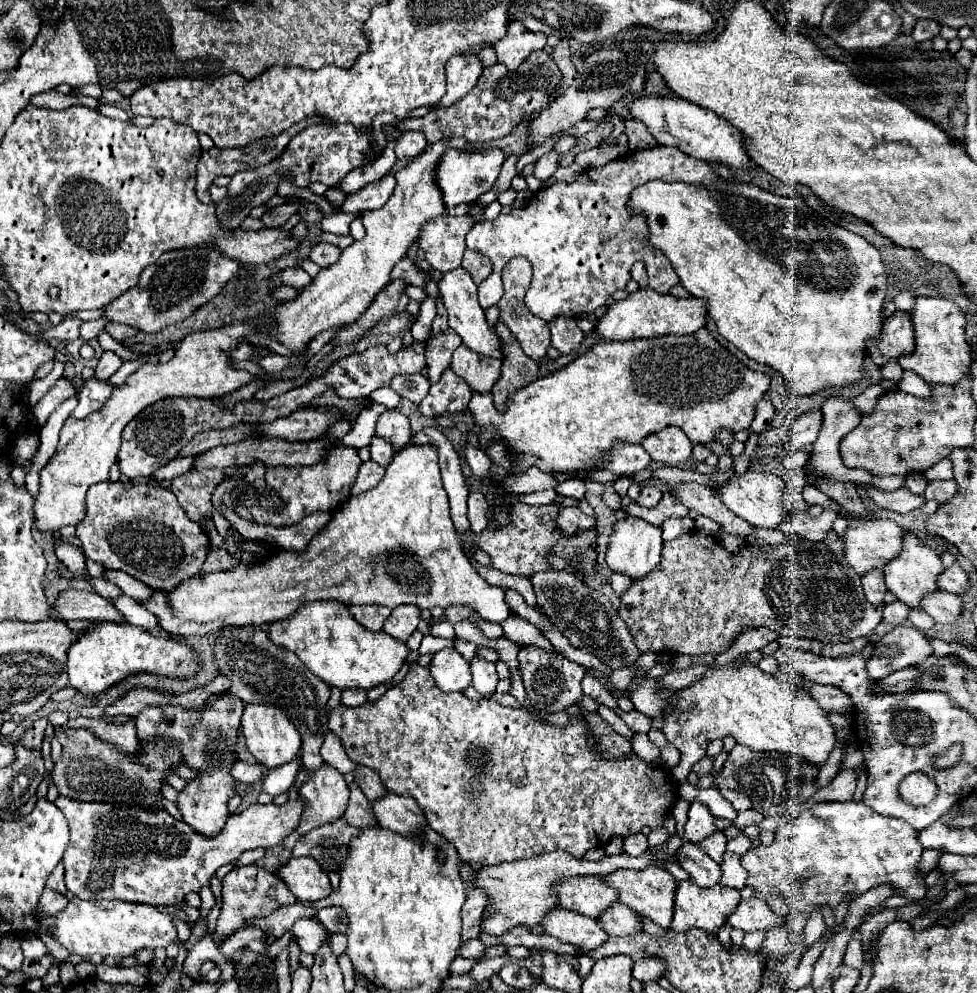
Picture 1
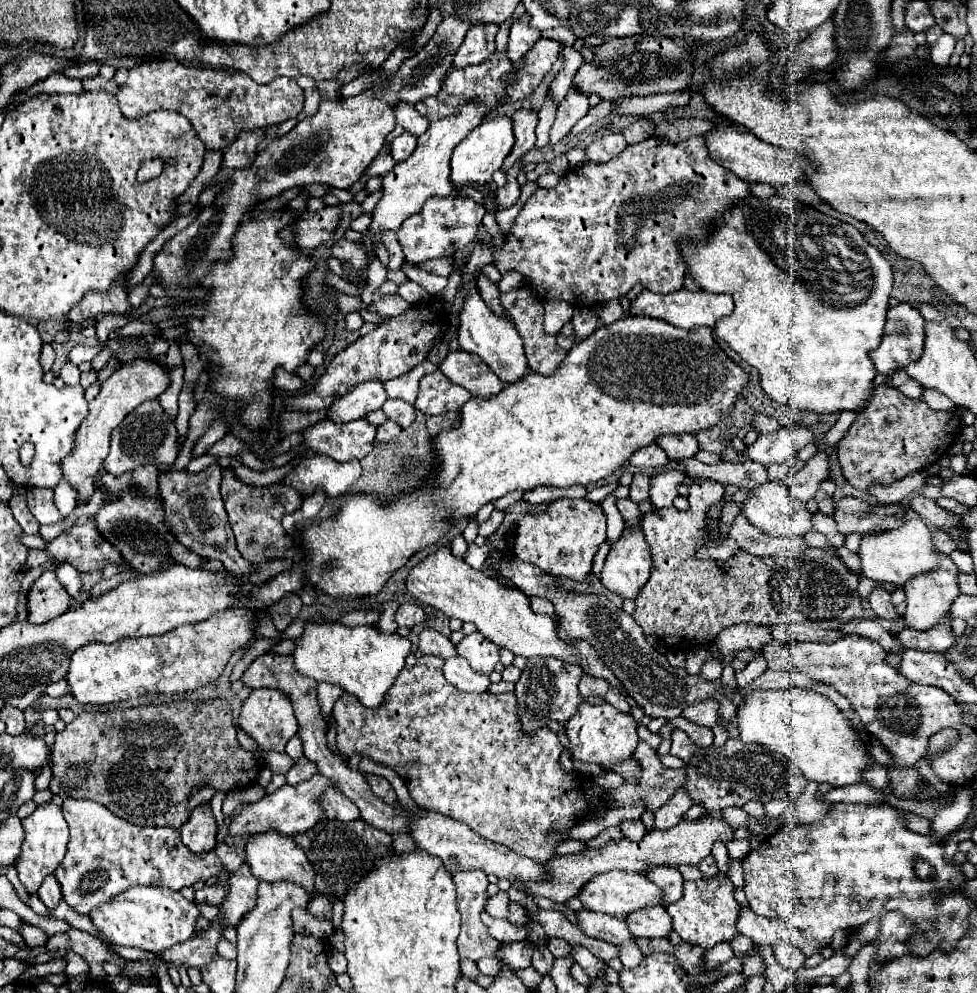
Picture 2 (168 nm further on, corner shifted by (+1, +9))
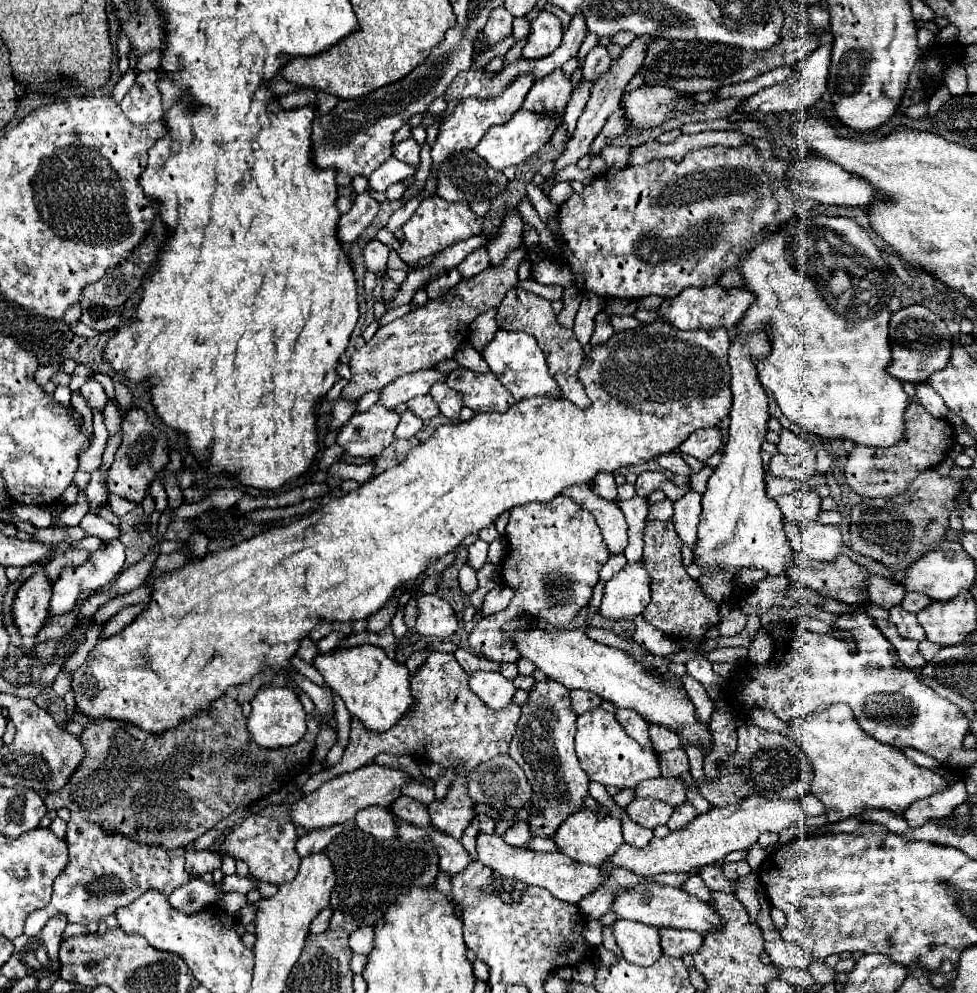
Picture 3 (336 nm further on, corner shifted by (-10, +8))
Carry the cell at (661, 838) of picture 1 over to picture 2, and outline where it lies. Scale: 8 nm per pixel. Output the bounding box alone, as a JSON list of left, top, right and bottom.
[653,787,691,829]

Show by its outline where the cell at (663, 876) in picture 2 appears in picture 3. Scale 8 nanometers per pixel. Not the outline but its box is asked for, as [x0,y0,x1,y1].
[684,874,712,902]

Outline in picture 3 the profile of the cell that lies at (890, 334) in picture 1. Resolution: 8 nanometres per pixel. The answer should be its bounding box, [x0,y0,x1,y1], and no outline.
[888,306,952,384]

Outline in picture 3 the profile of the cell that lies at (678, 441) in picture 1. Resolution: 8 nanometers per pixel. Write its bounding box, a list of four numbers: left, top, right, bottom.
[680,426,722,462]

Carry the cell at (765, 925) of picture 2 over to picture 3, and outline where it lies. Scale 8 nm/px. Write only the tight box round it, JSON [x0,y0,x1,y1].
[764,932,814,970]

